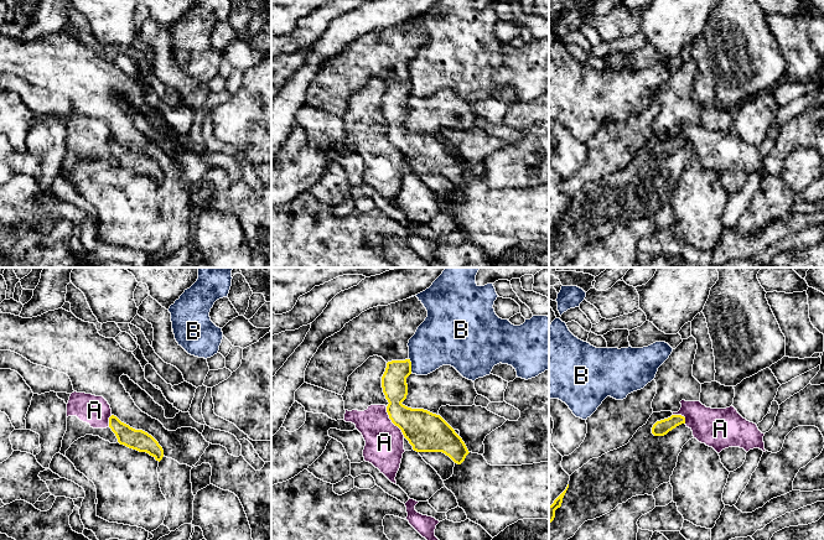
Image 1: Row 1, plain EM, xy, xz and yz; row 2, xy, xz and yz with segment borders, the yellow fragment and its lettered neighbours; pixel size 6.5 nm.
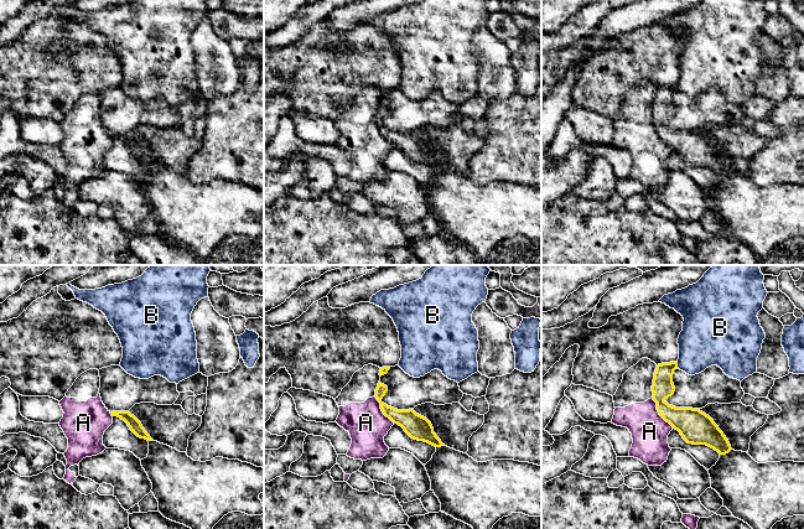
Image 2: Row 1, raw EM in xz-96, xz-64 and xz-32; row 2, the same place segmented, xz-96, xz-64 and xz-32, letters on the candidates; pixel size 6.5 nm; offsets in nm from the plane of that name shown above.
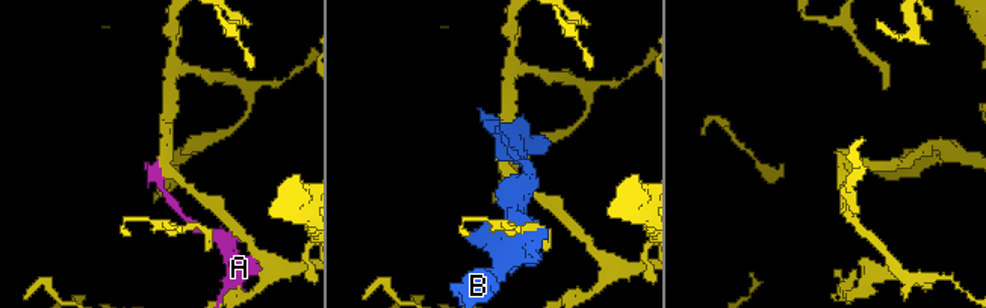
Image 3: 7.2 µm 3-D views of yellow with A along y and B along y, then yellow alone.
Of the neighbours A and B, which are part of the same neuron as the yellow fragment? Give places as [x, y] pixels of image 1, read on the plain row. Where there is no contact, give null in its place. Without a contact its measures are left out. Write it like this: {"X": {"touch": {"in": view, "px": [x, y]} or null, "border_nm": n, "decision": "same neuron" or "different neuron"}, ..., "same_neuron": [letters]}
{"A": {"touch": {"in": "xz", "px": [392, 144]}, "border_nm": 240, "decision": "different neuron"}, "B": {"touch": {"in": "xz", "px": [410, 88]}, "border_nm": 100, "decision": "different neuron"}, "same_neuron": []}

